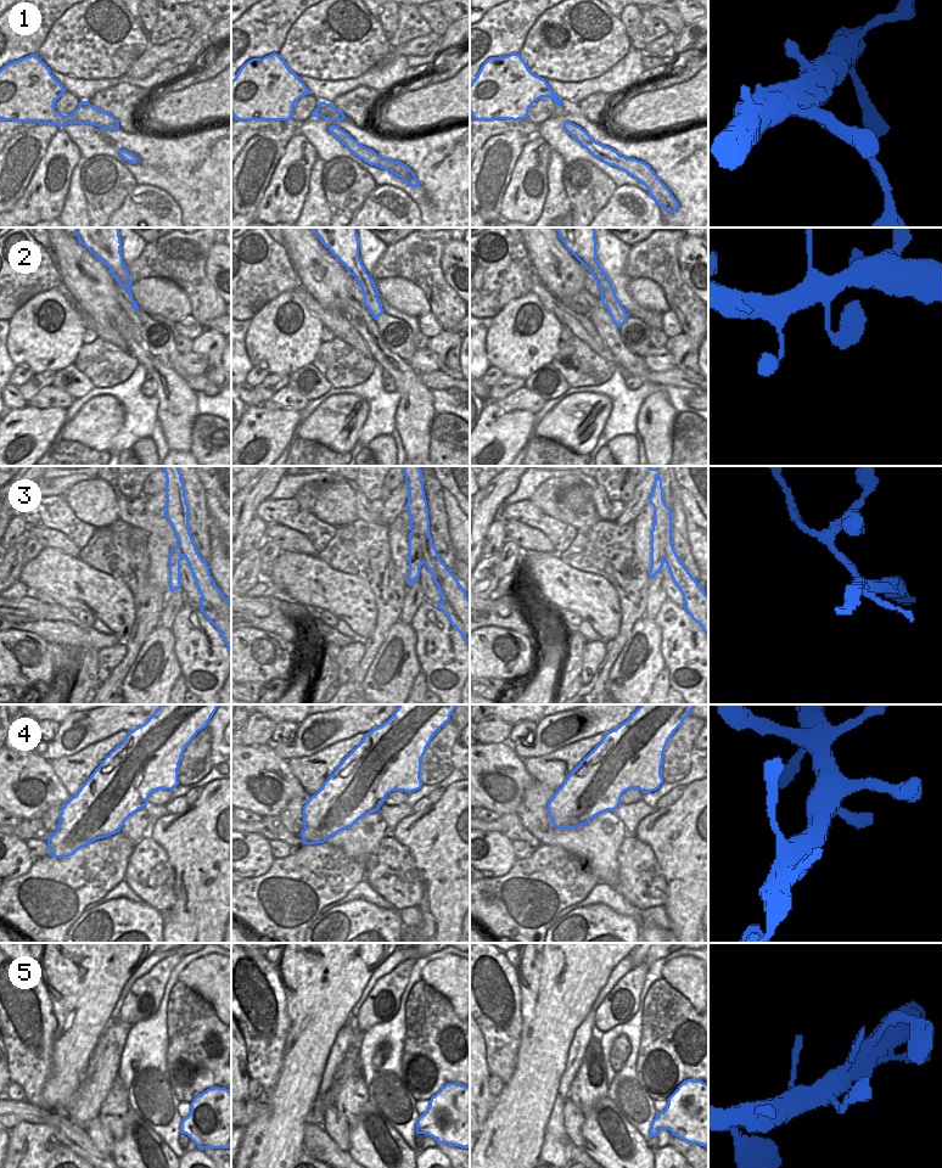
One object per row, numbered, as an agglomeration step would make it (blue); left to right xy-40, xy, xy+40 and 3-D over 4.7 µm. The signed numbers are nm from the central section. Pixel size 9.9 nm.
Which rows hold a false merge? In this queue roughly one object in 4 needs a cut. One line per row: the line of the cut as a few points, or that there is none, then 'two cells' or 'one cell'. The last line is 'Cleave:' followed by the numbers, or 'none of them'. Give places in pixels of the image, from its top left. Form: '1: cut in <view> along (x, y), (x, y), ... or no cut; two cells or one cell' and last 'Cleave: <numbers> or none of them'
1: no cut; one cell
2: no cut; one cell
3: cut in xy+40 along (671, 520), (671, 526), (666, 534), (666, 556), (663, 560); two cells
4: no cut; one cell
5: no cut; one cell
Cleave: 3

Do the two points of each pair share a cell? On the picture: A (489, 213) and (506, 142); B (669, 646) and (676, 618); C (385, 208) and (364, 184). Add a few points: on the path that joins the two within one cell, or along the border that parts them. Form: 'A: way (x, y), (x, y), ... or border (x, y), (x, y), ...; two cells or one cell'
A: way (489, 196), (489, 172), (495, 159); one cell
B: way (676, 639), (676, 625); one cell
C: border (377, 185), (353, 214); two cells

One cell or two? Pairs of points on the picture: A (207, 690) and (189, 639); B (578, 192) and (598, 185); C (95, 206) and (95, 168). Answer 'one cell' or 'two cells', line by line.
A: one cell
B: one cell
C: one cell

